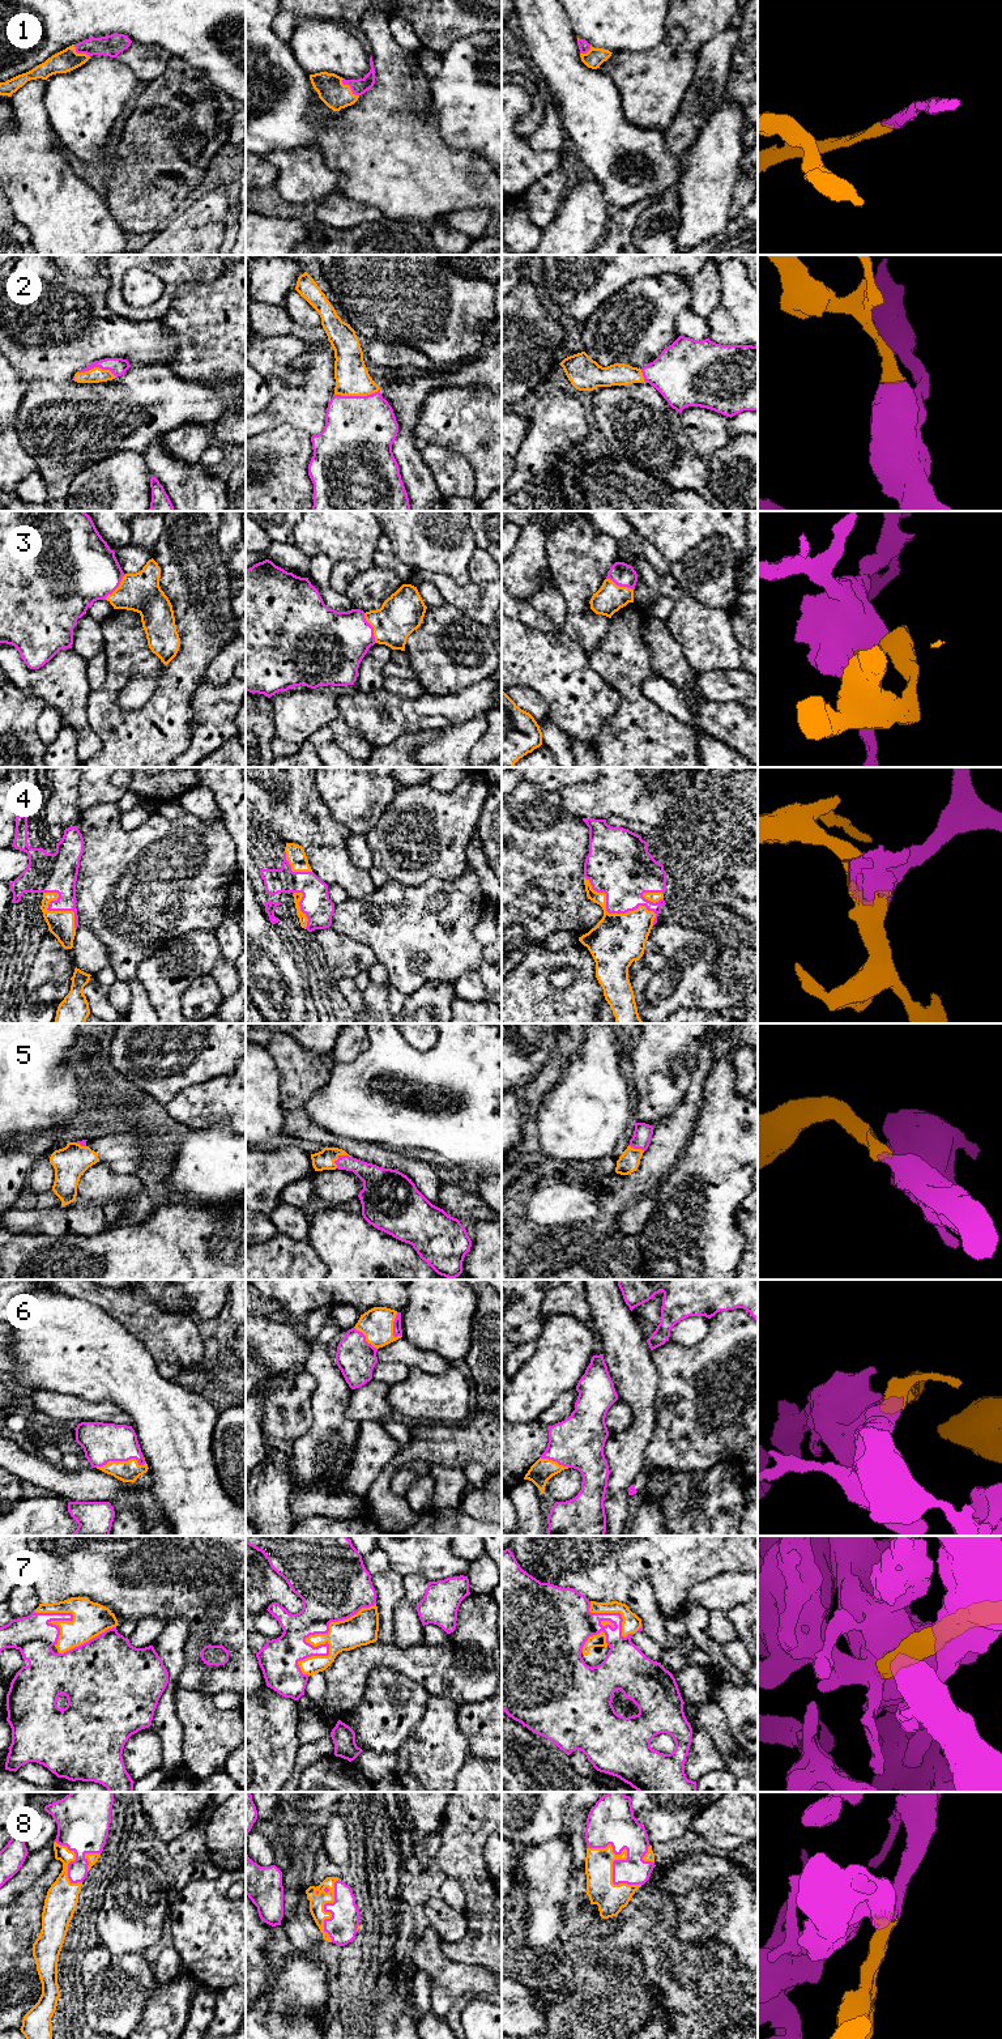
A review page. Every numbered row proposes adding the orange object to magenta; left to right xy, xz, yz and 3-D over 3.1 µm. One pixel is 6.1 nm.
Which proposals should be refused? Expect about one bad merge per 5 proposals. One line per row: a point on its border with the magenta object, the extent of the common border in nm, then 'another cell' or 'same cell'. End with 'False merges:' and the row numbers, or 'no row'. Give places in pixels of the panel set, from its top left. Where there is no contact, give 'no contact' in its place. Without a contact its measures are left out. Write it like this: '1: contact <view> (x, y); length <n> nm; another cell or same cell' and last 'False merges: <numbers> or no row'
1: contact xz (349, 85); length 150 nm; same cell
2: contact xz (355, 396); length 280 nm; same cell
3: contact xz (372, 628); length 200 nm; same cell
4: contact yz (615, 912); length 550 nm; same cell
5: contact xz (339, 1157); length 120 nm; same cell
6: contact xy (120, 1460); length 320 nm; same cell
7: contact xz (307, 1637); length 650 nm; same cell
8: contact yz (619, 1860); length 400 nm; same cell
False merges: no row

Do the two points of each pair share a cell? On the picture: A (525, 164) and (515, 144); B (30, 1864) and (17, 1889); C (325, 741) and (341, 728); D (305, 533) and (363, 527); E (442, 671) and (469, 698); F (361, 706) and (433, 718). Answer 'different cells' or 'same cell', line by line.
A: same cell
B: same cell
C: different cells
D: same cell
E: different cells
F: same cell

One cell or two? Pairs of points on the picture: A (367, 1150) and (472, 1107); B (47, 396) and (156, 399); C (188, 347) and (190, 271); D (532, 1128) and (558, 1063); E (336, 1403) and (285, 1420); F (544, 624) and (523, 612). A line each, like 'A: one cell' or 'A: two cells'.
A: two cells
B: one cell
C: two cells
D: one cell
E: two cells
F: one cell

